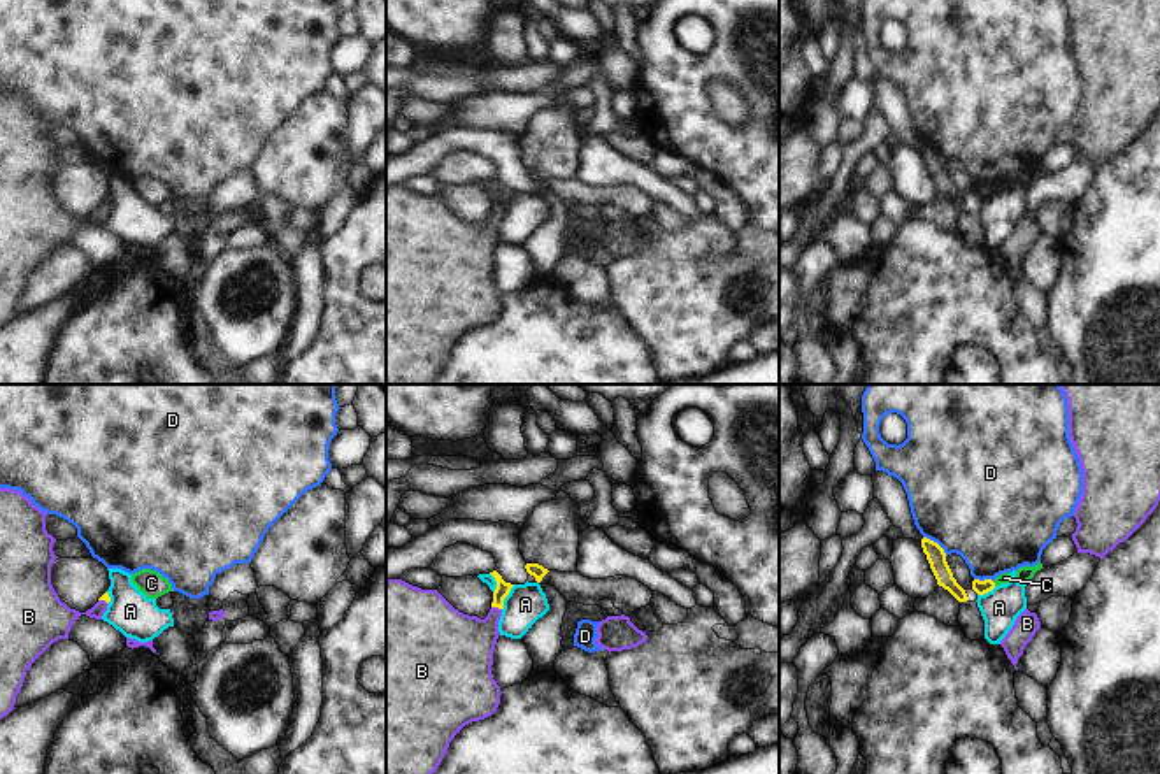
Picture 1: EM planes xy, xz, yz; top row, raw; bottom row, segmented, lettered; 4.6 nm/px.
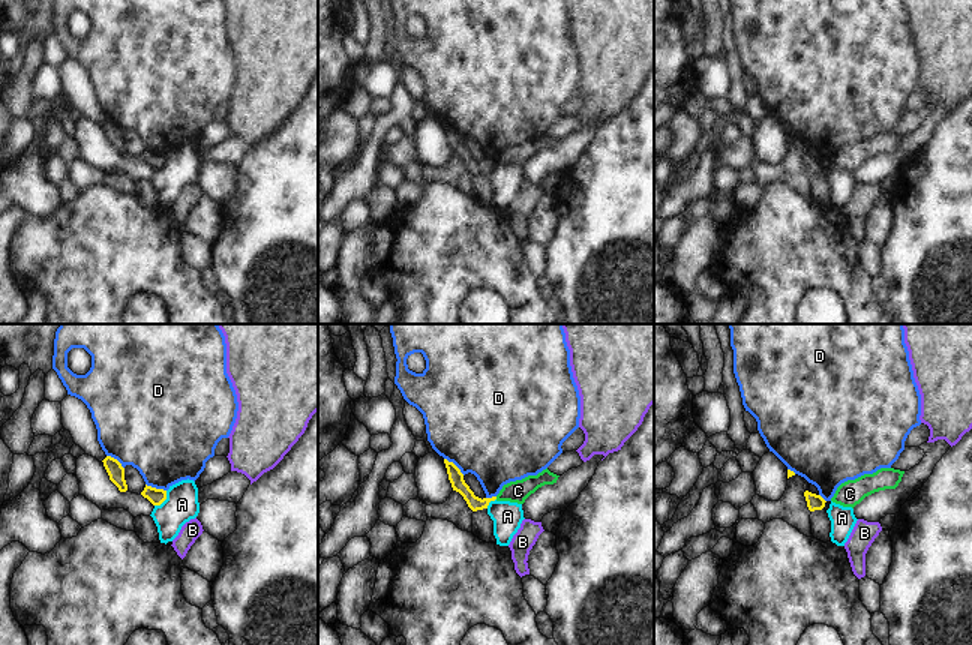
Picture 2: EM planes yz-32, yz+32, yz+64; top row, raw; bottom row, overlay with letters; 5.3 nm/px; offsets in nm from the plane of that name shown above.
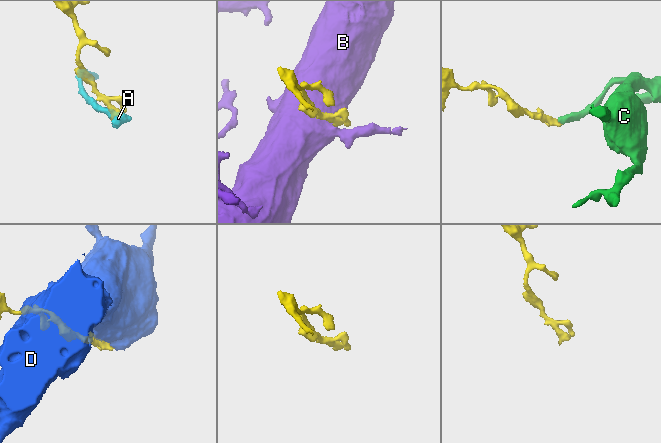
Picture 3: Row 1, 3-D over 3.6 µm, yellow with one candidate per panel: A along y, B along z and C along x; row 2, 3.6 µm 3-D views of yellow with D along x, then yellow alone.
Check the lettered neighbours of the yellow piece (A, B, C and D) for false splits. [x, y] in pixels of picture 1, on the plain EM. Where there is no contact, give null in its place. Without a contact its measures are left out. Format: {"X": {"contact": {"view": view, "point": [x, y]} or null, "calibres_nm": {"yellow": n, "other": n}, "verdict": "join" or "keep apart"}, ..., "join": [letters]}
{"A": {"contact": {"view": "xz", "point": [506, 202]}, "calibres_nm": {"yellow": 70, "other": 180}, "verdict": "keep apart"}, "B": {"contact": {"view": "xz", "point": [497, 213]}, "calibres_nm": {"yellow": 70, "other": 300}, "verdict": "join"}, "C": {"contact": {"view": "yz", "point": [994, 190]}, "calibres_nm": {"yellow": 60, "other": 50}, "verdict": "keep apart"}, "D": {"contact": {"view": "yz", "point": [936, 150]}, "calibres_nm": {"yellow": 90, "other": 500}, "verdict": "keep apart"}, "join": ["B"]}

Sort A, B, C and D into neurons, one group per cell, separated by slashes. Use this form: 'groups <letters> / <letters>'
groups A / B / C / D

